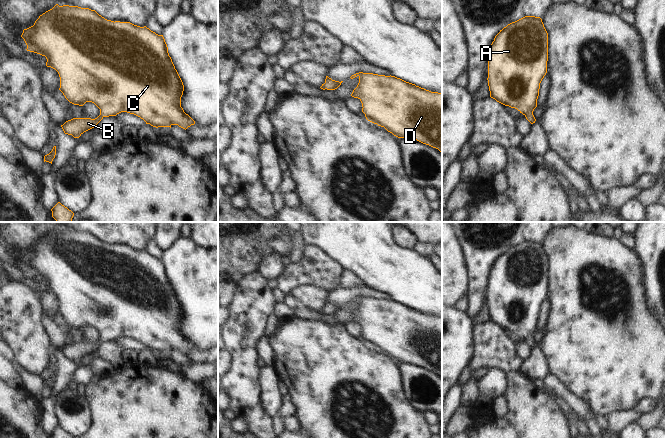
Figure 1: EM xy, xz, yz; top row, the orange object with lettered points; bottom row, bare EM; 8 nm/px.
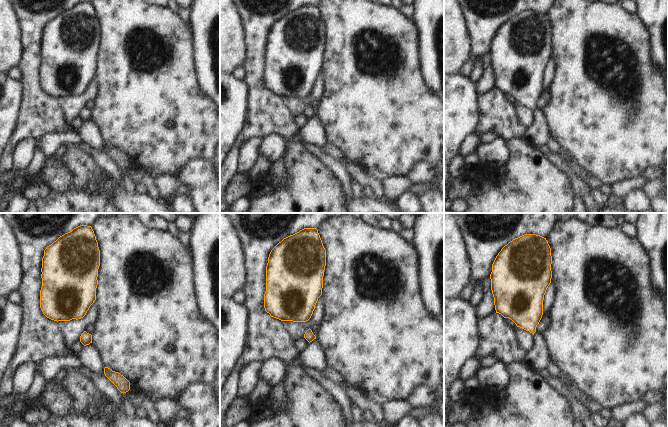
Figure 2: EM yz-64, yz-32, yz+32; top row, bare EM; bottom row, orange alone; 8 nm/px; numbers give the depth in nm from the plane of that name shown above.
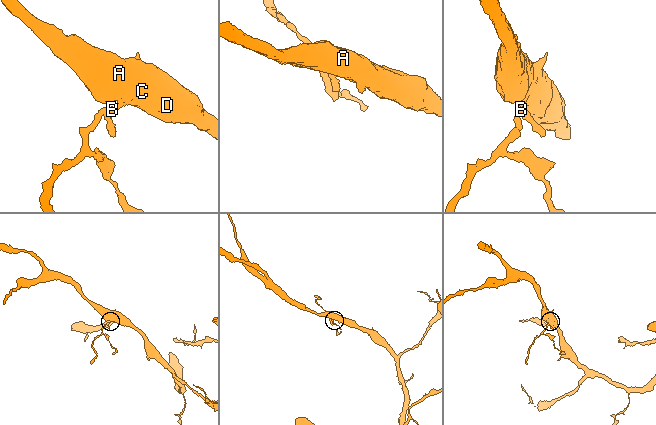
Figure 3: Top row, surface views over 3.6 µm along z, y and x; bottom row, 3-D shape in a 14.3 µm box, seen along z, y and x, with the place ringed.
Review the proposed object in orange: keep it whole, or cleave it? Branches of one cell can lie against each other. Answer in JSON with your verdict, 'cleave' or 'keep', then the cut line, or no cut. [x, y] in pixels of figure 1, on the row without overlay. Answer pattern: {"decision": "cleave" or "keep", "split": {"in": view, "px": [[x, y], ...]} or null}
{"decision": "keep", "split": null}

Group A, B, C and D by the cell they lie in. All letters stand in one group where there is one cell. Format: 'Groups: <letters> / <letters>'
Groups: A B C D

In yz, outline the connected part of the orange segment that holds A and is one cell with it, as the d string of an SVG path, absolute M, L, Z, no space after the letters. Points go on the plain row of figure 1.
M525 240L508 248L495 260L490 270L487 302L490 321L505 330L517 333L531 348L535 347L533 335L537 331L540 307L547 297L547 285L548 257L540 241Z

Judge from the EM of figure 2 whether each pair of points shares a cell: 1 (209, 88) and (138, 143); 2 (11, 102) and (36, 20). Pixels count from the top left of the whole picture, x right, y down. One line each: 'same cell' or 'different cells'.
1: different cells
2: different cells

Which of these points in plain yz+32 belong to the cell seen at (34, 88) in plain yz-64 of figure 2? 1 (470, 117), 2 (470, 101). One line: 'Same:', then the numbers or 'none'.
Same: none

